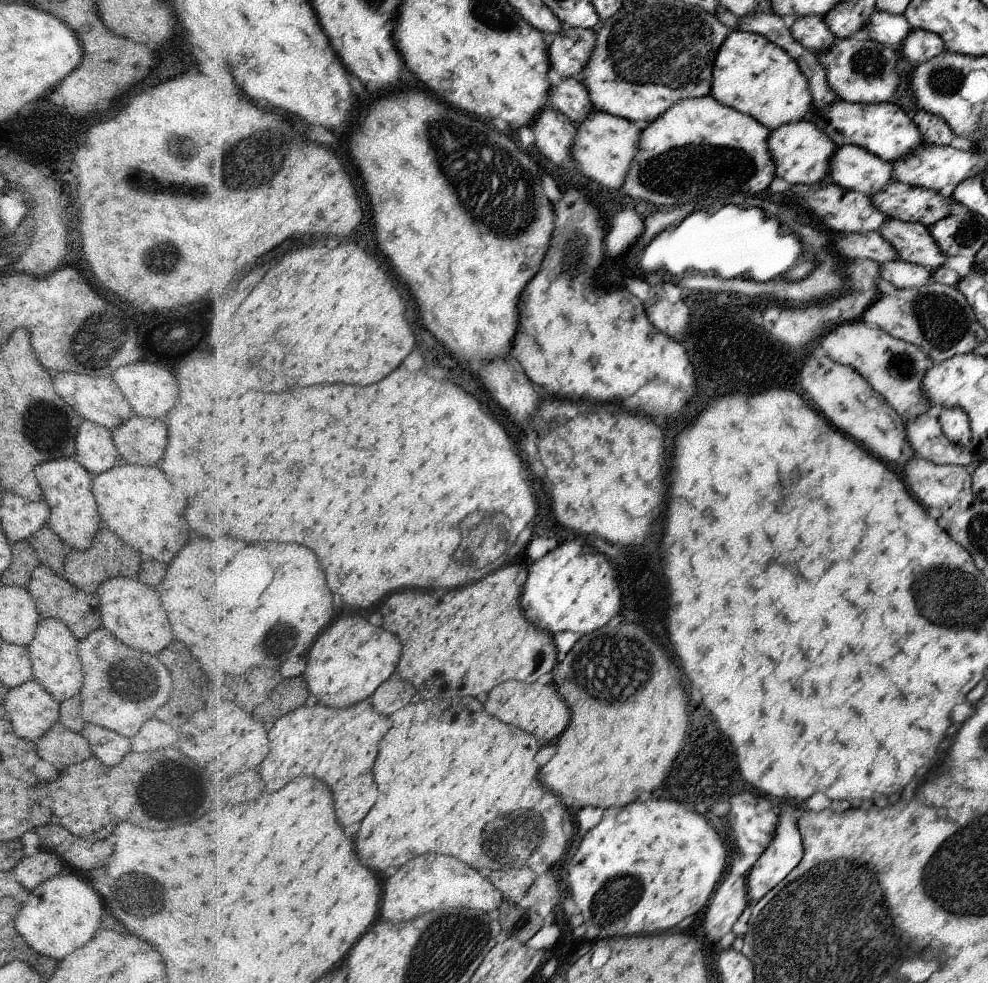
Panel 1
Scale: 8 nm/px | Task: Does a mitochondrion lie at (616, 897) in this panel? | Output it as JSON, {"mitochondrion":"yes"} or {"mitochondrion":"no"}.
{"mitochondrion":"yes"}

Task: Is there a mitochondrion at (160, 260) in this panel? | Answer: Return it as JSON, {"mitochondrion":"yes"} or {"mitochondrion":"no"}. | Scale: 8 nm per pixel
{"mitochondrion":"yes"}

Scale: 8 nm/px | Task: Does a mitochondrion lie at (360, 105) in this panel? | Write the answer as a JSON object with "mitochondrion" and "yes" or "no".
{"mitochondrion":"no"}

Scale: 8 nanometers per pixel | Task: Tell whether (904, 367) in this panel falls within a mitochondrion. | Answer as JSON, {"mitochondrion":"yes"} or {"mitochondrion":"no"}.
{"mitochondrion":"yes"}

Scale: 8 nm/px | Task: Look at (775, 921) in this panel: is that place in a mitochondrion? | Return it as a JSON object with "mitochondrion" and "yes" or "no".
{"mitochondrion":"yes"}

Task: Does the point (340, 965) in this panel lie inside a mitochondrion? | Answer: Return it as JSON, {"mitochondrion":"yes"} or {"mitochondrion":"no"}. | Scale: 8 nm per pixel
{"mitochondrion":"no"}

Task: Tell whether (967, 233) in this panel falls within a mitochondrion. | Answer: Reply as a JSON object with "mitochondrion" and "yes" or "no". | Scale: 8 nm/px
{"mitochondrion":"yes"}

